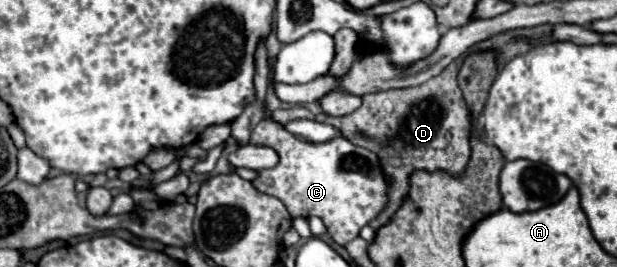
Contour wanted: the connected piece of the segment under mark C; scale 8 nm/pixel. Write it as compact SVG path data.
M263 119L253 129L249 143L267 145L275 149L275 153L279 155L279 163L275 167L259 171L257 179L253 179L253 187L265 195L279 197L289 207L289 213L293 219L311 217L311 215L321 217L329 235L339 245L347 245L351 239L355 239L361 227L365 227L385 207L387 197L383 191L387 191L387 179L379 169L379 159L369 149L359 149L357 145L351 145L351 141L347 141L345 137L333 137L331 141L325 141L325 143L309 143L309 141L301 141L295 135L291 135L281 123Z

